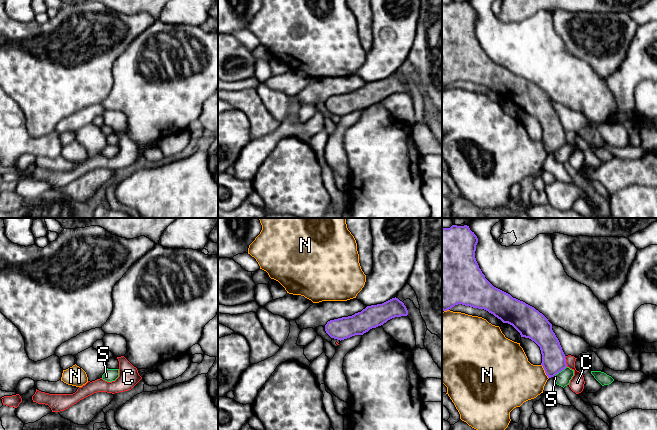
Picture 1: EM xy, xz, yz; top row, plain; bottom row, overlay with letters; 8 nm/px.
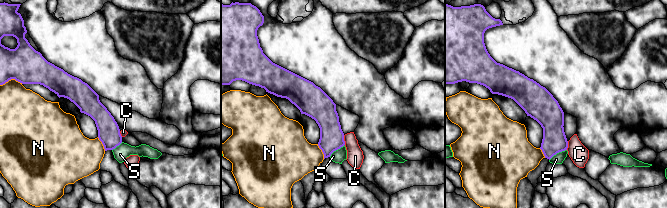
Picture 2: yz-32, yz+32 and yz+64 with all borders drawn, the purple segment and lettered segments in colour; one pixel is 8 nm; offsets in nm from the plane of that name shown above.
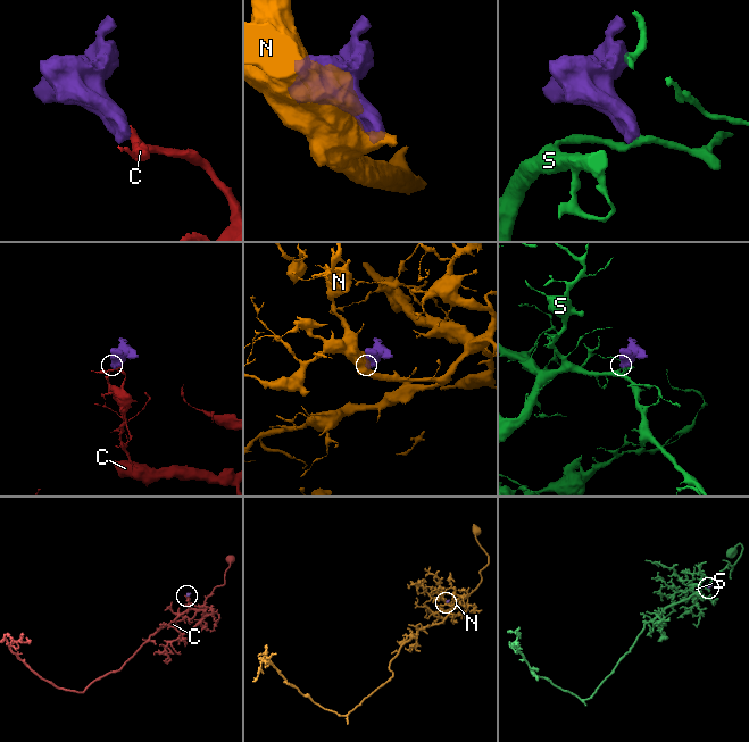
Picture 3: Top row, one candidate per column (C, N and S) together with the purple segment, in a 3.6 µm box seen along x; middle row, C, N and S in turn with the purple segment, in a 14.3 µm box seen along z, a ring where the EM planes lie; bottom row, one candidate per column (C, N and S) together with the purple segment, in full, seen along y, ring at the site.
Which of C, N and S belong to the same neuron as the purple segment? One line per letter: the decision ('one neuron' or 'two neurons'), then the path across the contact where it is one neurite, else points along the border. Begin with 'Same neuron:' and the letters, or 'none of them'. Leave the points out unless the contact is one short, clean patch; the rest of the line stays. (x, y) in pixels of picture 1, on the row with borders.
Same neuron: none of them
C: two neurons; border yz (565, 356), (567, 366)
N: two neurons
S: two neurons; border yz (566, 366), (553, 376)

